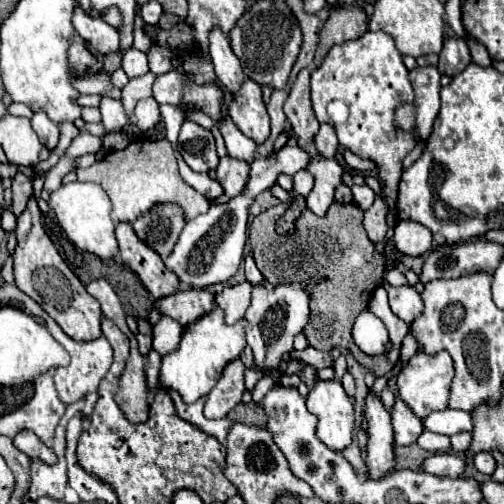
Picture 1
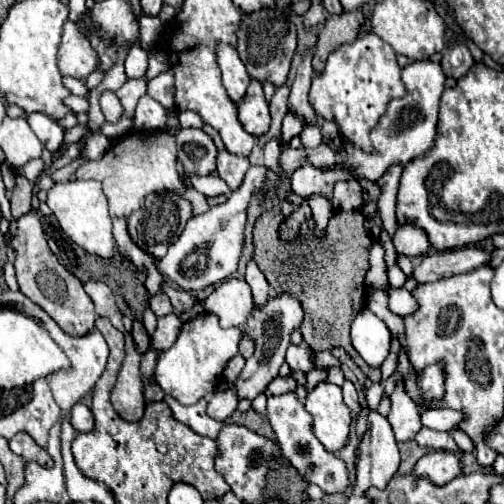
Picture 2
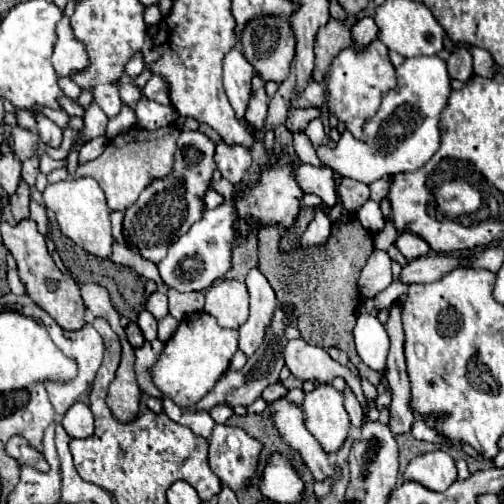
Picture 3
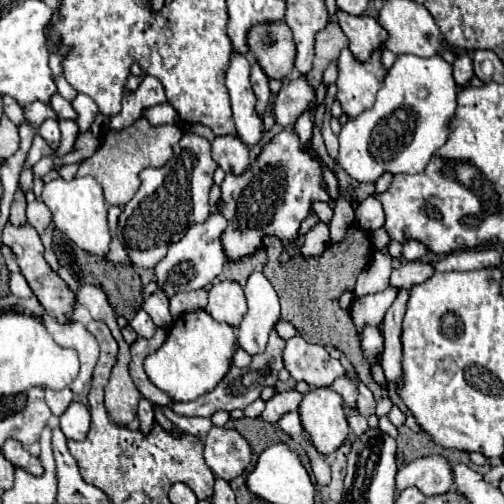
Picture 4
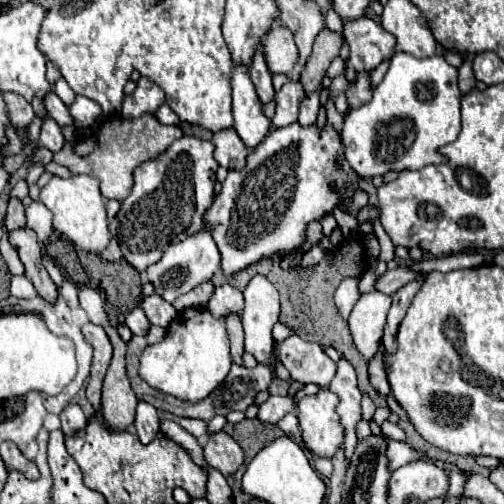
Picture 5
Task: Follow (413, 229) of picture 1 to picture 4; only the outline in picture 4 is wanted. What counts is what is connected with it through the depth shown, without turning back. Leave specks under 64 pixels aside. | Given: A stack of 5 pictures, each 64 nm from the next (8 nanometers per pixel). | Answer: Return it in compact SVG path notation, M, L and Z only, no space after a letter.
M408 240L406 244L404 244L404 260L420 260L424 254L428 252L428 248L422 244L422 242L416 242L416 240Z

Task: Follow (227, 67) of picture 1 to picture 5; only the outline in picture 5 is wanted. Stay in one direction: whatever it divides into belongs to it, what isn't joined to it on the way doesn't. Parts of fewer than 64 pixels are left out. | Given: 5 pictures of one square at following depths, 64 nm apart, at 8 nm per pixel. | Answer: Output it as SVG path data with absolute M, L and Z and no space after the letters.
M244 66L232 70L232 114L234 128L248 148L254 148L268 134L272 122L264 116L256 88Z

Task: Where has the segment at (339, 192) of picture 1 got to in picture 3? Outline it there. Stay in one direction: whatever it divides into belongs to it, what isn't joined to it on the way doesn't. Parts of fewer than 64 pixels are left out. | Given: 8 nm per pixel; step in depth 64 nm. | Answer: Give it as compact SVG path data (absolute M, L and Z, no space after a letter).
M350 178L342 180L338 192L340 192L340 198L344 202L344 208L352 214L370 198L370 186L364 182L350 180Z

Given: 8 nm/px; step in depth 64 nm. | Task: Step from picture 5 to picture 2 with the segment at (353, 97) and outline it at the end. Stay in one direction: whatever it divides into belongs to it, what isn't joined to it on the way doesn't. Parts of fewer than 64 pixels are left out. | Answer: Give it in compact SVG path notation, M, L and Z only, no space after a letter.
M362 34L350 44L342 44L328 56L328 66L320 76L312 78L310 104L318 116L336 120L344 138L362 150L372 150L370 130L386 110L388 100L404 96L404 84L400 80L400 66L396 64L396 52L376 34Z

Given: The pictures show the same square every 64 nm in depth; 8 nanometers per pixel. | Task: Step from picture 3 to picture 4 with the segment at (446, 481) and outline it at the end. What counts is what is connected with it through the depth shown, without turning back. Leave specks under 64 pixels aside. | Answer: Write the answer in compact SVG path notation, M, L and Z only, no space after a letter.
M428 456L412 460L398 468L396 474L396 490L416 486L424 496L438 496L452 488L452 468L442 456Z

